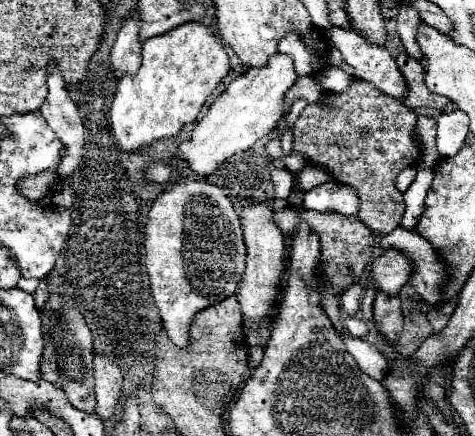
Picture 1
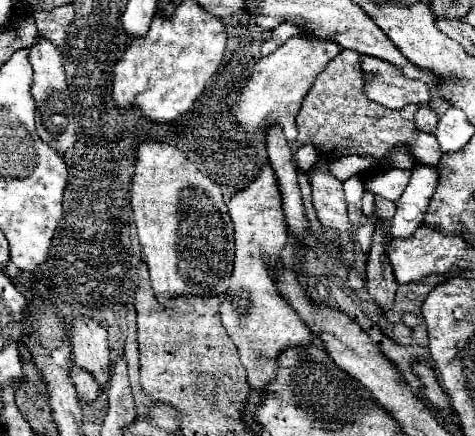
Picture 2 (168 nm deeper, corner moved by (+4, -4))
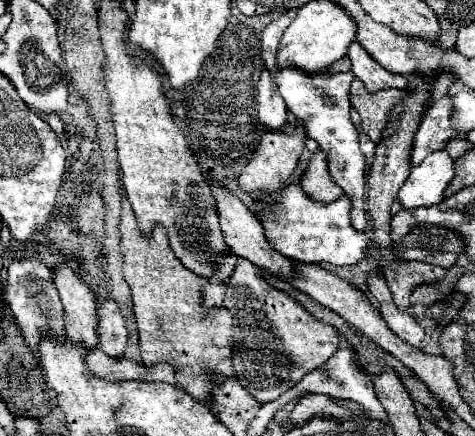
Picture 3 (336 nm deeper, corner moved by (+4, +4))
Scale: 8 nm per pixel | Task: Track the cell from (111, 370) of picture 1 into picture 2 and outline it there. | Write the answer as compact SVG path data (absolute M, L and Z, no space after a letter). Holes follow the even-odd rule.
M89 316L71 318L71 340L75 364L97 376L97 382L105 386L109 382L109 344L107 330Z

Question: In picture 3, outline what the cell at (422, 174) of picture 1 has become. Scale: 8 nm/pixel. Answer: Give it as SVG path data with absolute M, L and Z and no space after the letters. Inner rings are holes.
M445 150L429 154L419 166L411 168L409 178L401 186L397 196L401 208L415 210L439 204L453 174L453 158Z

